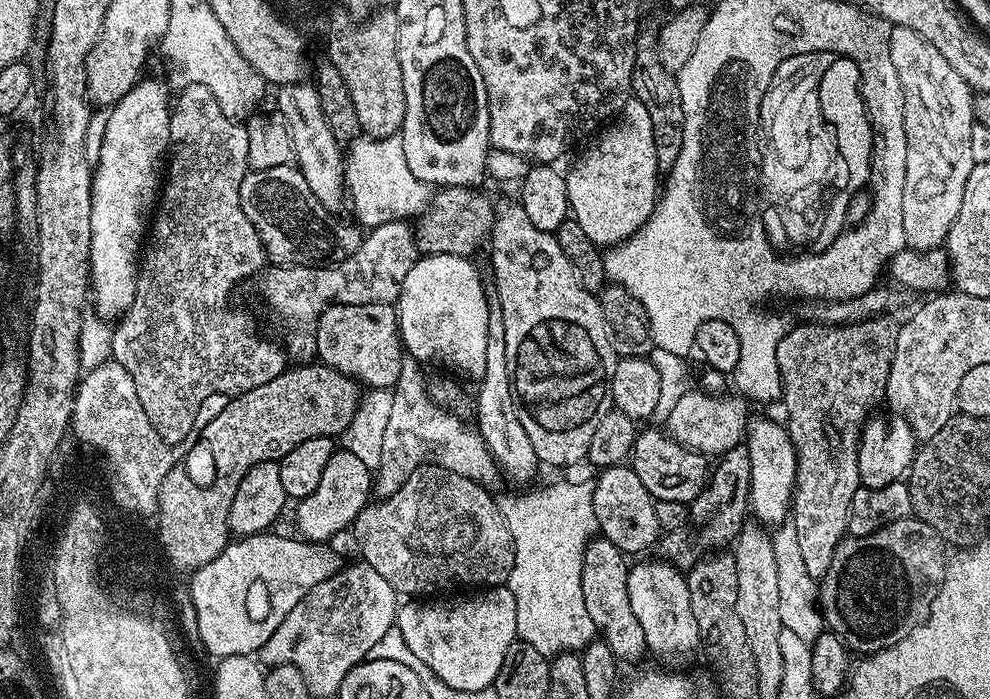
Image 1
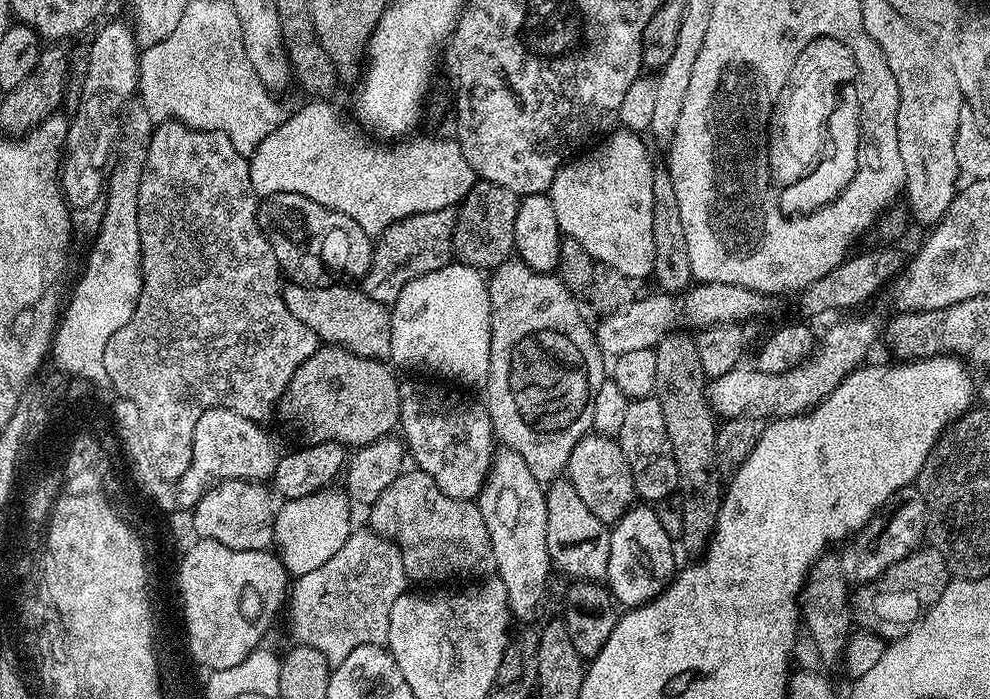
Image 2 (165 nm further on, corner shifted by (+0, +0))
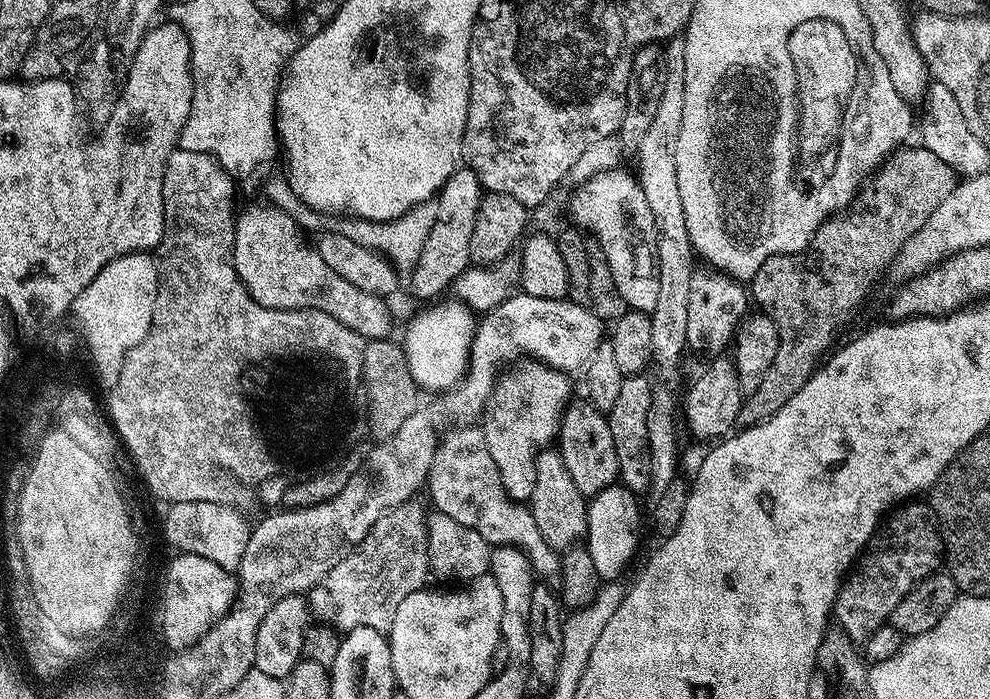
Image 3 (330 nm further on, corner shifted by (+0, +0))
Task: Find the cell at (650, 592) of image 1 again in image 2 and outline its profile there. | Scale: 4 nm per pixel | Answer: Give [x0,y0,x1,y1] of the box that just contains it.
[606,502,677,609]

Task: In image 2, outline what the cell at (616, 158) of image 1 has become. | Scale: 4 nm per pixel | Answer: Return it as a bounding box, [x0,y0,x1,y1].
[548,128,656,282]

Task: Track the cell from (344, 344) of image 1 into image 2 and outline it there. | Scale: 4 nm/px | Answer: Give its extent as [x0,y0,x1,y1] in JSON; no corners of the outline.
[283,282,392,361]

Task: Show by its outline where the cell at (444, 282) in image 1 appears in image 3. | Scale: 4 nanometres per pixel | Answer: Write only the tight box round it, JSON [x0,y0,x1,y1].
[402,298,477,394]

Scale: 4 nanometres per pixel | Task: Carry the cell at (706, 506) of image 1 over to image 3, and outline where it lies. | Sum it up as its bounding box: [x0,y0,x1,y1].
[736,146,958,425]

